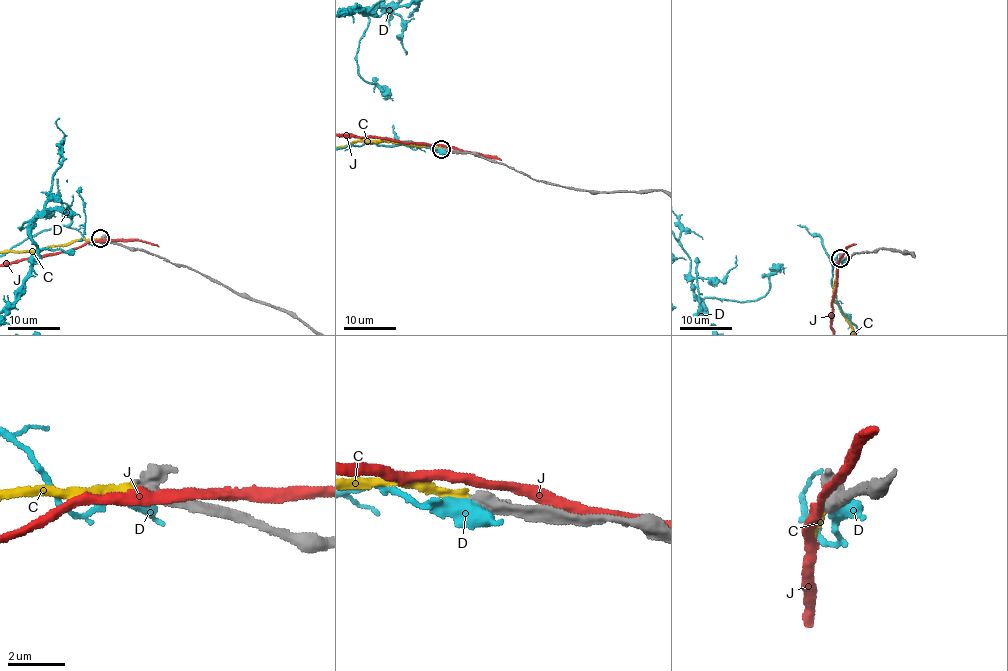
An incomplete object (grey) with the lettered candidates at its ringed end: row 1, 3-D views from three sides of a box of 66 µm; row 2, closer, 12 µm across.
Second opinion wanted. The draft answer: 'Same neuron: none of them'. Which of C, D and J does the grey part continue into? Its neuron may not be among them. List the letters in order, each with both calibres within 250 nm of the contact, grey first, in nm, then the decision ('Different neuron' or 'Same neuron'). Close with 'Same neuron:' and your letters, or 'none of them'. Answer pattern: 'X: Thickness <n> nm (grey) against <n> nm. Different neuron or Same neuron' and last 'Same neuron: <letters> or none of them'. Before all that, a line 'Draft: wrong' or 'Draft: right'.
Draft: wrong
C: Thickness 480 nm (grey) against 360 nm. Same neuron
D: Thickness 500 nm (grey) against 500 nm. Different neuron
J: Thickness 460 nm (grey) against 340 nm. Different neuron
Same neuron: C

